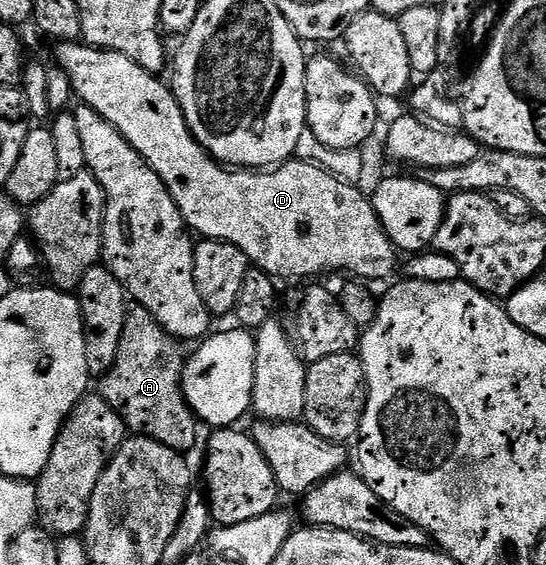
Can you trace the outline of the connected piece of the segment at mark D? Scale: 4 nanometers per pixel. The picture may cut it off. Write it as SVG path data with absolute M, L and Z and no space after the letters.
M85 41L59 42L56 48L58 48L57 66L62 67L64 73L68 73L68 81L72 81L72 89L75 96L85 106L96 109L96 113L100 113L100 117L104 117L104 121L108 121L108 125L112 125L118 130L128 143L136 149L136 153L140 153L140 157L144 157L146 164L164 181L168 193L172 193L172 201L176 201L176 209L180 209L182 220L185 221L187 228L195 236L202 239L219 239L225 243L236 245L236 249L244 252L246 258L250 260L255 268L265 271L278 281L281 281L281 279L306 279L309 275L322 275L325 271L351 271L354 274L351 276L357 277L362 281L386 279L393 273L394 266L397 265L400 255L394 243L388 237L388 233L380 225L378 214L376 213L373 202L368 198L367 192L365 195L364 192L358 191L362 189L359 189L355 184L346 183L344 180L336 178L336 176L328 173L316 163L287 161L273 169L231 169L229 166L219 163L217 159L214 159L194 140L194 135L188 129L186 118L176 101L173 90L163 80L162 84L158 80L161 78L155 72L136 65L136 61L132 61L132 57L124 57L124 53L104 51L101 47L92 47Z

